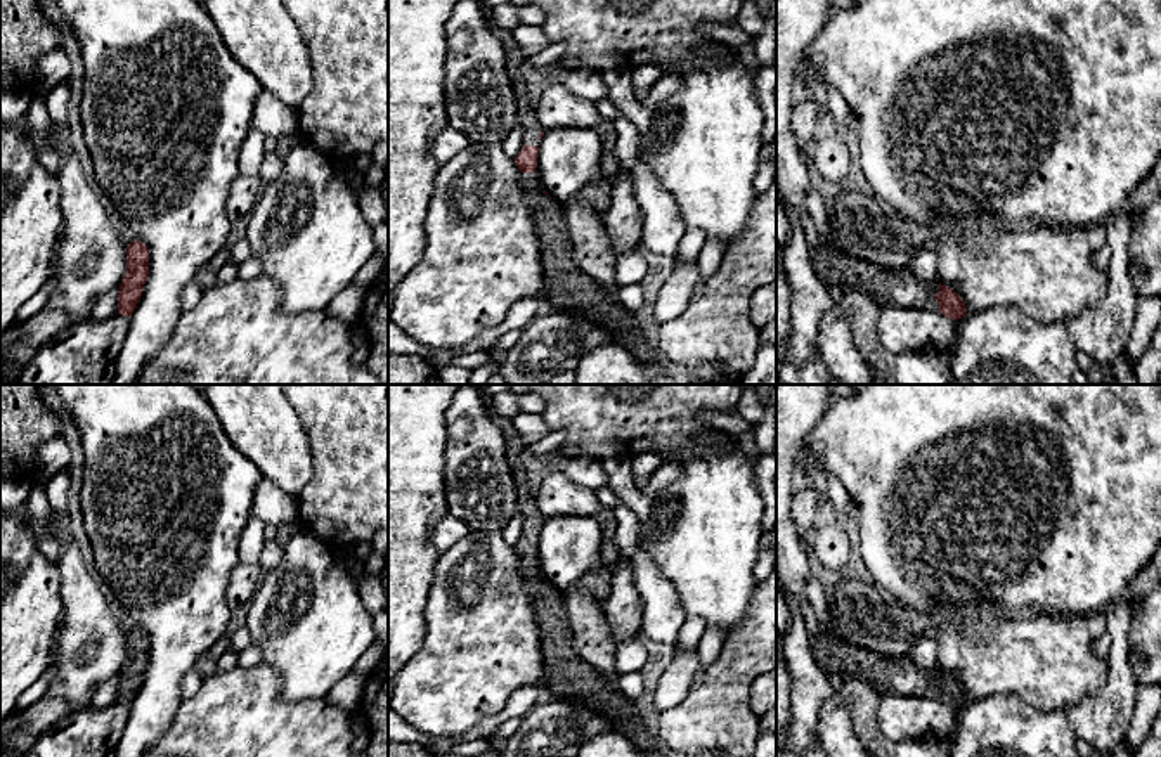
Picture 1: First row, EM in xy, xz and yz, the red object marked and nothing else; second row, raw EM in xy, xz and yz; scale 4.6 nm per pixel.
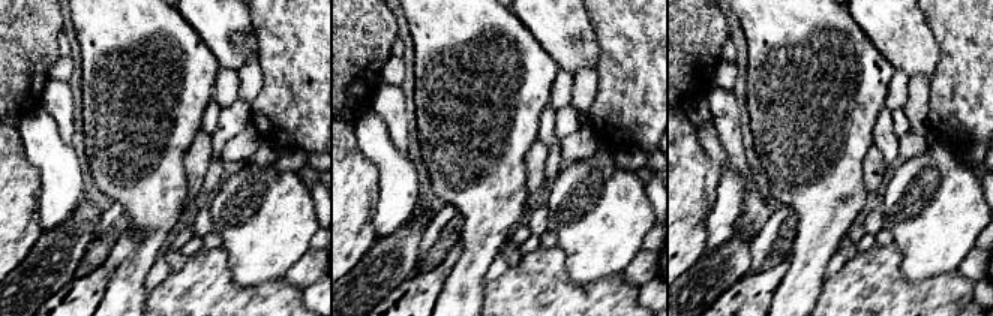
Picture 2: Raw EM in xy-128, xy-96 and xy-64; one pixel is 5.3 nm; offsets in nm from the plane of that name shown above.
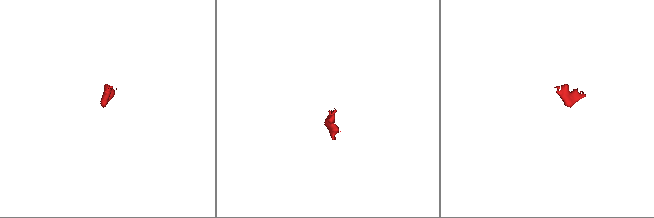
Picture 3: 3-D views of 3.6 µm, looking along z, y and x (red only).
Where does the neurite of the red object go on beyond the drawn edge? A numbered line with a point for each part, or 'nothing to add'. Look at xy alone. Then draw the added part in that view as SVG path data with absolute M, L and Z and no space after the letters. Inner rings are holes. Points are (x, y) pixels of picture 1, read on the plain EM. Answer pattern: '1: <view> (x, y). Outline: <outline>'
nothing to add

